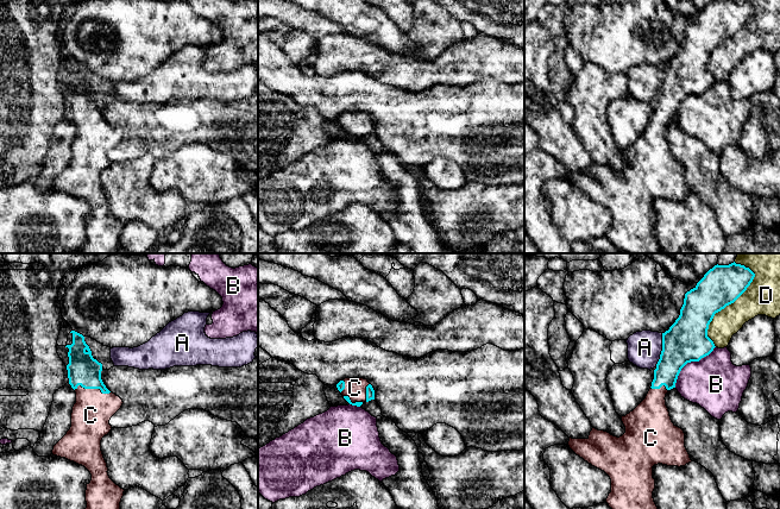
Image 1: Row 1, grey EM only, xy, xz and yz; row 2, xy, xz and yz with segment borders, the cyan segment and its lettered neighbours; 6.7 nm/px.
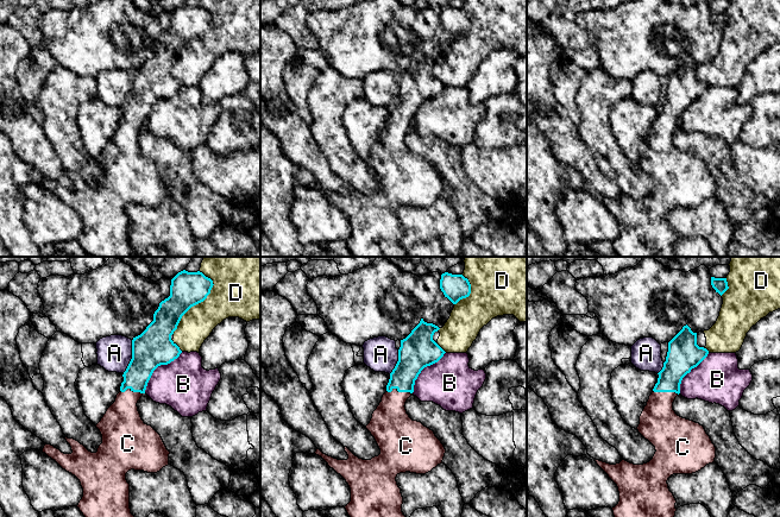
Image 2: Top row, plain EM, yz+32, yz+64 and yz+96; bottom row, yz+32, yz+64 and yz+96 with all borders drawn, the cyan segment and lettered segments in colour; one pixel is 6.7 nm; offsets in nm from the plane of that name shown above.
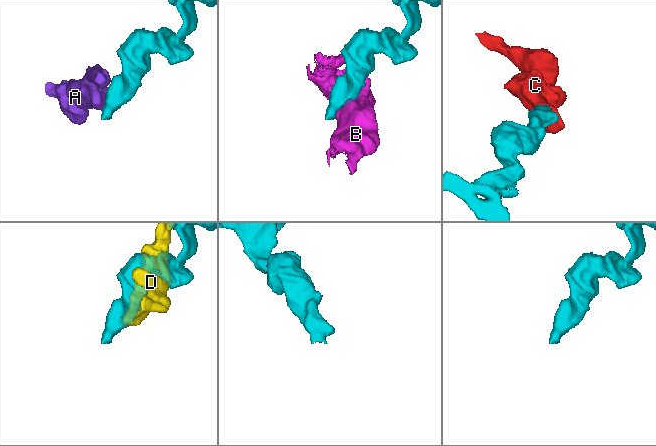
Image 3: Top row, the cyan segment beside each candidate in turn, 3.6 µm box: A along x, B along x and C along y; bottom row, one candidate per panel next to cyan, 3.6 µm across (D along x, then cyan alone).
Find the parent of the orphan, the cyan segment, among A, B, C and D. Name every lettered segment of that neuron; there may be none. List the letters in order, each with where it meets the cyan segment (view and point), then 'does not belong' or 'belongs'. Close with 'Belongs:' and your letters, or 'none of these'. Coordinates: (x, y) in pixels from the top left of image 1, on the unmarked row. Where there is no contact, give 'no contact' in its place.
A: contact yz (662, 83); does not belong
B: contact yz (690, 95); does not belong
C: contact xy (92, 121); belongs
D: contact yz (725, 39); does not belong
Belongs: C

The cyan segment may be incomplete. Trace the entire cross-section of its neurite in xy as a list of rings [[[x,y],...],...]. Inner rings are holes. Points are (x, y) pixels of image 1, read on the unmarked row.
[[[75,64],[70,67],[73,77],[65,80],[69,82],[67,103],[69,118],[76,126],[76,137],[73,140],[71,161],[54,180],[52,188],[84,200],[92,208],[92,214],[87,218],[86,224],[87,241],[82,246],[81,253],[118,253],[125,224],[108,209],[107,196],[101,184],[101,174],[111,165],[109,153],[124,136],[103,118],[101,113],[102,98],[93,92],[84,70]]]

